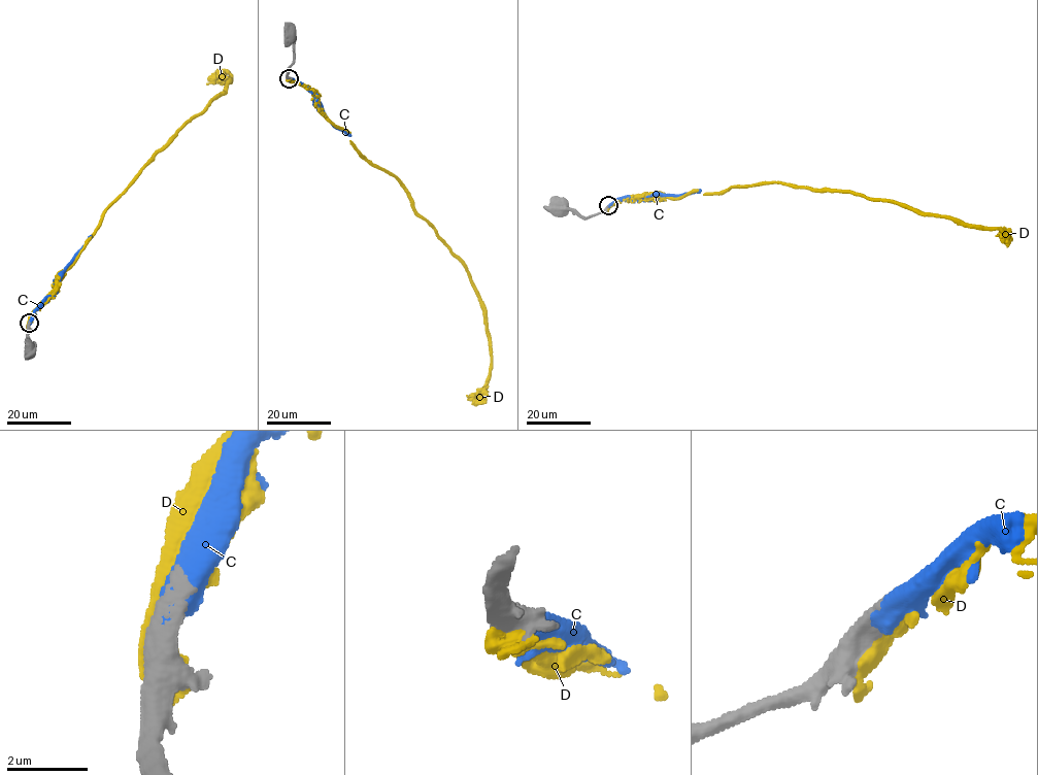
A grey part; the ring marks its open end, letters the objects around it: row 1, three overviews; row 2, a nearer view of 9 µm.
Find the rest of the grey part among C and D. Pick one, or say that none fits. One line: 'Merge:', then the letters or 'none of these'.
Merge: C

